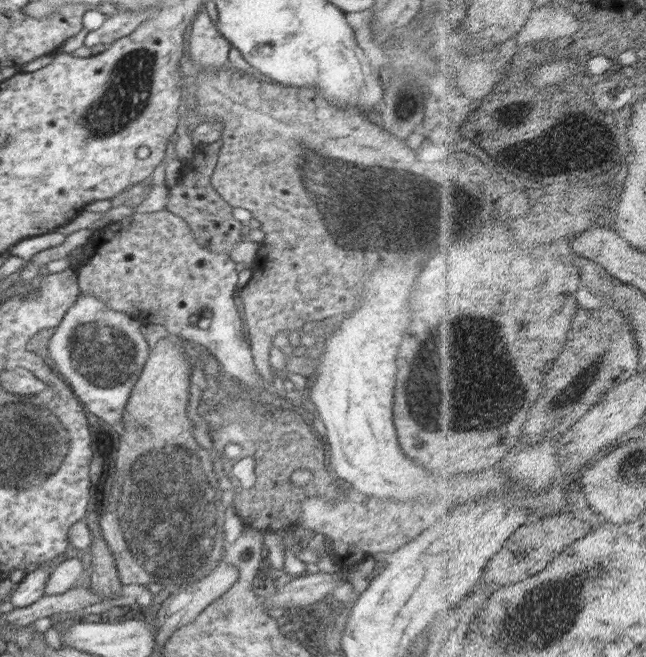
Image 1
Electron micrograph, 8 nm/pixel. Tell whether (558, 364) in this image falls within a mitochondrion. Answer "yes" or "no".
no

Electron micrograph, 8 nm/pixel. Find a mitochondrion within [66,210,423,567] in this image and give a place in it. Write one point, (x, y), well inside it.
(360, 244)

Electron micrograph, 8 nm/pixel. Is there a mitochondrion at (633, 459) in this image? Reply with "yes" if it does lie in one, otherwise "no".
no

